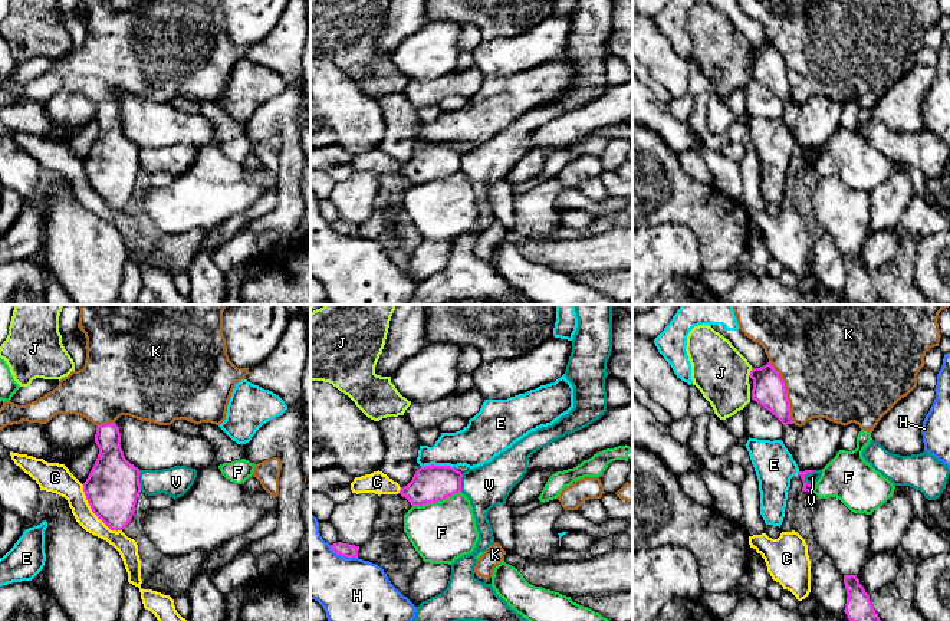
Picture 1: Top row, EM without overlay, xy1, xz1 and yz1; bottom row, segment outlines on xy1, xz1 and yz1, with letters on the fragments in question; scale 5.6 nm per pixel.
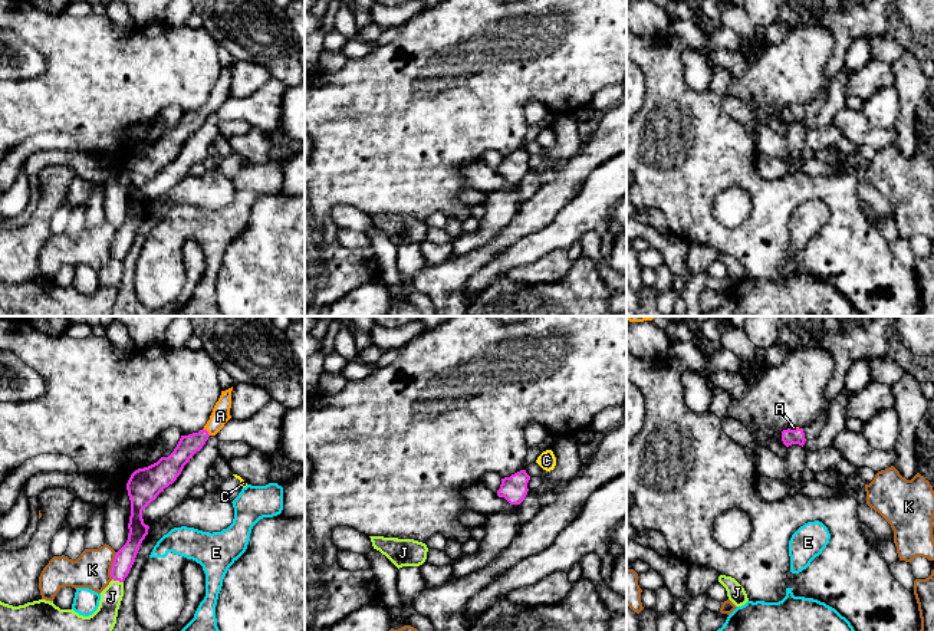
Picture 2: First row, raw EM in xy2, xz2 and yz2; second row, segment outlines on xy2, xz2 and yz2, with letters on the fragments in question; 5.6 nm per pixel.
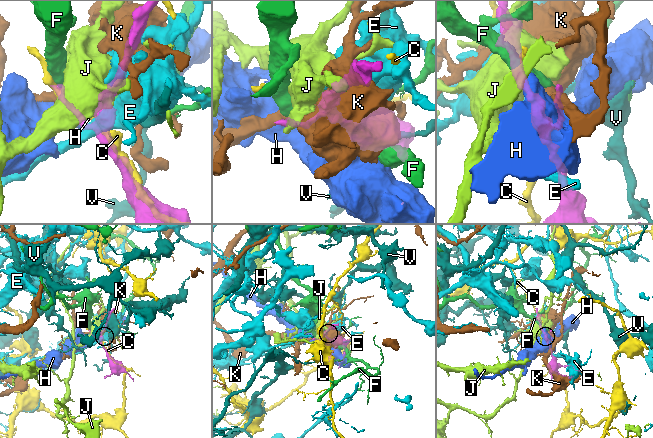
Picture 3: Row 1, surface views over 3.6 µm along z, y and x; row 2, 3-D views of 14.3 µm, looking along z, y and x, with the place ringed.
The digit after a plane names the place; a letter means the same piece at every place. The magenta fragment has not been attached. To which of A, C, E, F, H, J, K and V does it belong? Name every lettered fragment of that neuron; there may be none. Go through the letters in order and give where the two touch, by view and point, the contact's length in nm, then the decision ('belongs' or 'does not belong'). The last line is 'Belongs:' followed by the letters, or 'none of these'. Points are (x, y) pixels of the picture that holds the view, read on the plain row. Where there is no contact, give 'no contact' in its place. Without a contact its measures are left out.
A: meets magenta in xy2 at (207, 109); contact 60 nm long; belongs
C: meets magenta in xy1 at (94, 190); contact 340 nm long; does not belong
E: meets magenta in xz1 at (437, 144); contact 180 nm long; does not belong
F: meets magenta in xz1 at (436, 178); contact 280 nm long; does not belong
H: meets magenta in xz1 at (342, 233); contact 180 nm long; does not belong
J: meets magenta in xy2 at (118, 258); contact 70 nm long; does not belong
K: meets magenta in yz1 at (785, 71); contact 380 nm long; does not belong
V: meets magenta in yz1 at (808, 151); contact 100 nm long; does not belong
Belongs: A

